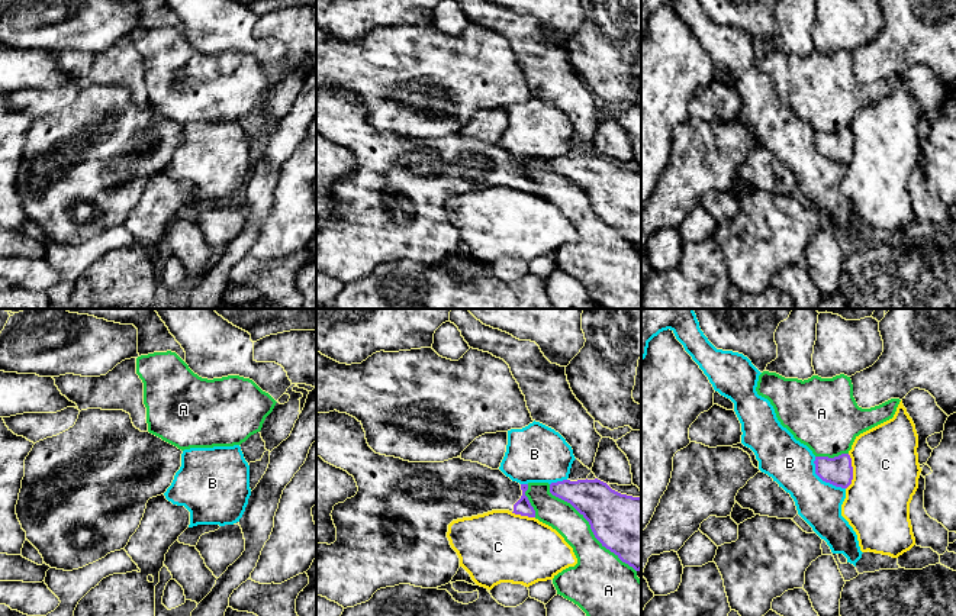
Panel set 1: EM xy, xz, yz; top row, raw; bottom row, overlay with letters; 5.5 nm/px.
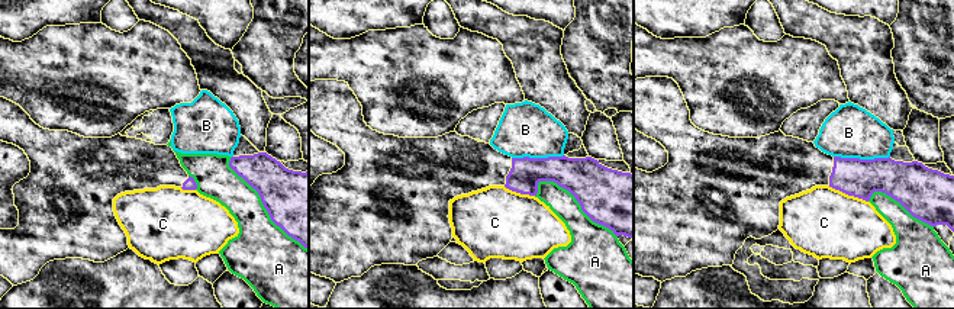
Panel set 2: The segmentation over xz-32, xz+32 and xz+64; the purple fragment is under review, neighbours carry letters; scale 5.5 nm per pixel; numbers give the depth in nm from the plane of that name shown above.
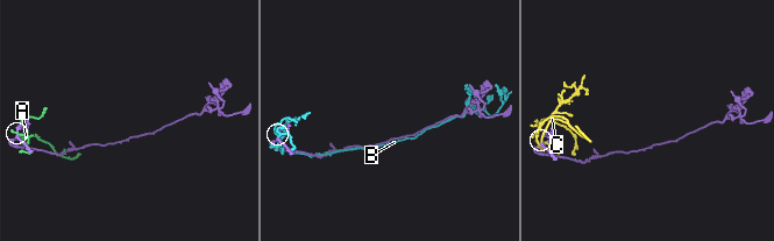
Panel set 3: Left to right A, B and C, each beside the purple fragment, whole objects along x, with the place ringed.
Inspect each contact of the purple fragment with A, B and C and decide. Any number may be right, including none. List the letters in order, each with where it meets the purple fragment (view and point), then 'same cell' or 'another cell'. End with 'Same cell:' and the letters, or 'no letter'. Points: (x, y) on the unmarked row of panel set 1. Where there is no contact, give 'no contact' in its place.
A: xz (591, 203) | another cell
B: yz (823, 155) | another cell
C: yz (852, 147) | another cell
Same cell: no letter

